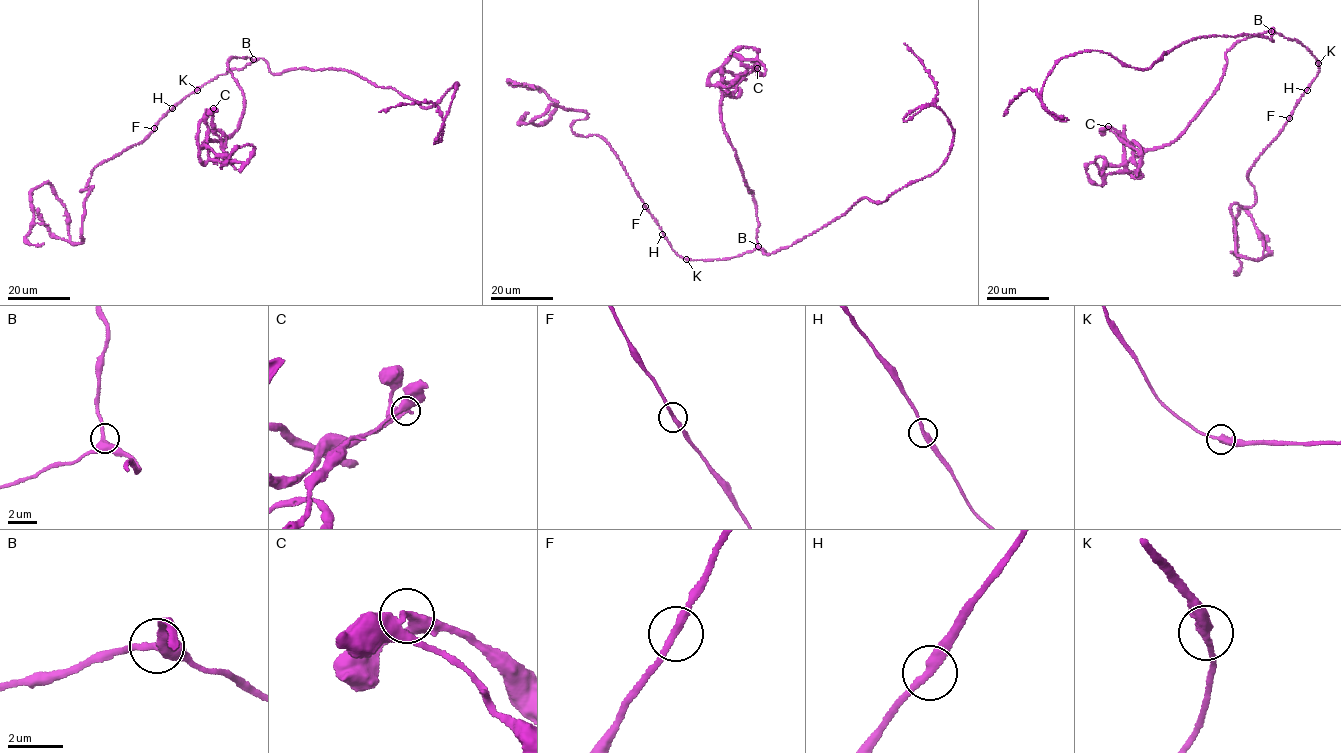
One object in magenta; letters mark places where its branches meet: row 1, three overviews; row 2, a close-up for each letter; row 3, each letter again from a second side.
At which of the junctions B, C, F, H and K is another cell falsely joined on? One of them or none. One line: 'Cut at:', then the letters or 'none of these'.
Cut at: C

